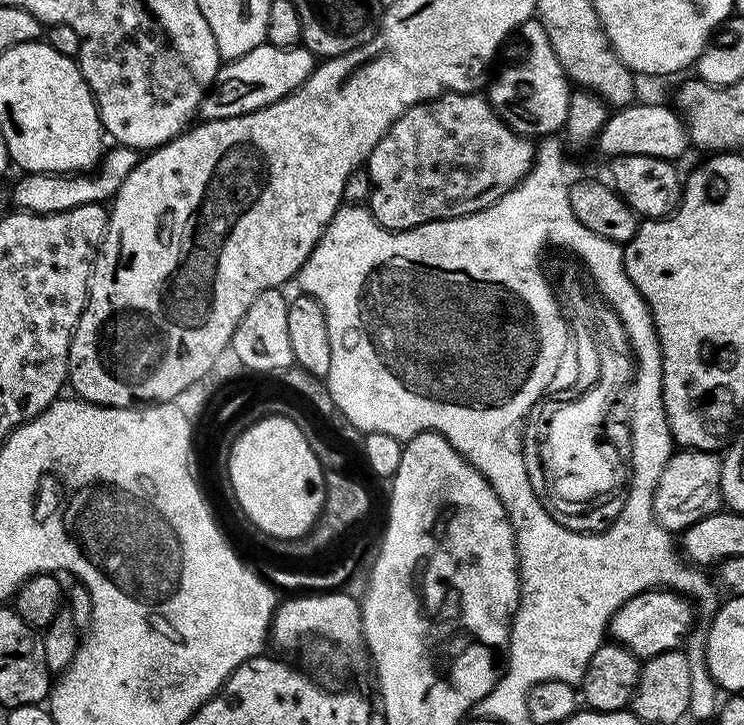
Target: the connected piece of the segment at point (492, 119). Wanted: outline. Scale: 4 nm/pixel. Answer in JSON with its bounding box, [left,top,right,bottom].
[366,92,534,232]

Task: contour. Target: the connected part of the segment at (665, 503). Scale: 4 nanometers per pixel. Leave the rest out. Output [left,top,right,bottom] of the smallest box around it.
[654,450,724,530]

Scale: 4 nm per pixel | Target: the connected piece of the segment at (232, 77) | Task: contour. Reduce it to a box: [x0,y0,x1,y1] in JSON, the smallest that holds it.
[199,42,314,120]

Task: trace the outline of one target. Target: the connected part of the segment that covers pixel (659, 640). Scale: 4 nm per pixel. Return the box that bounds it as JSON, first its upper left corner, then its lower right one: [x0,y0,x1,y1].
[607,590,688,658]

